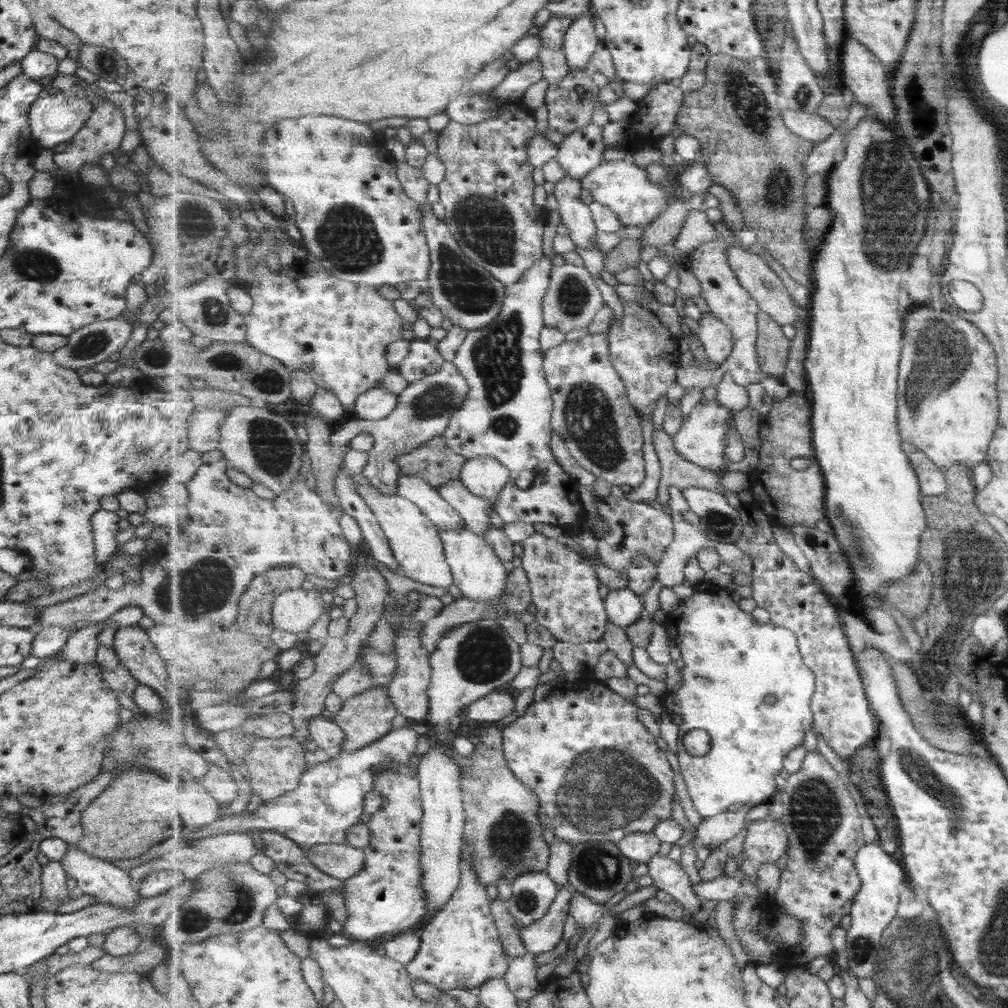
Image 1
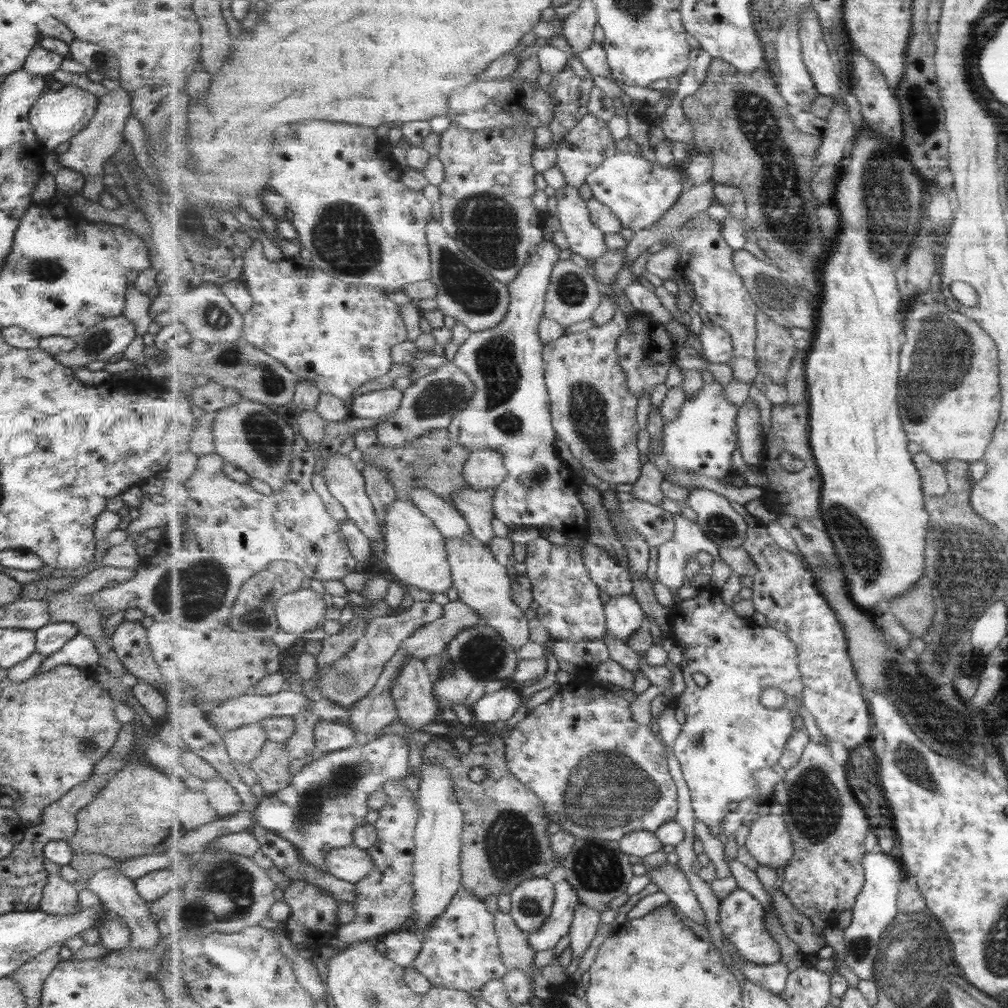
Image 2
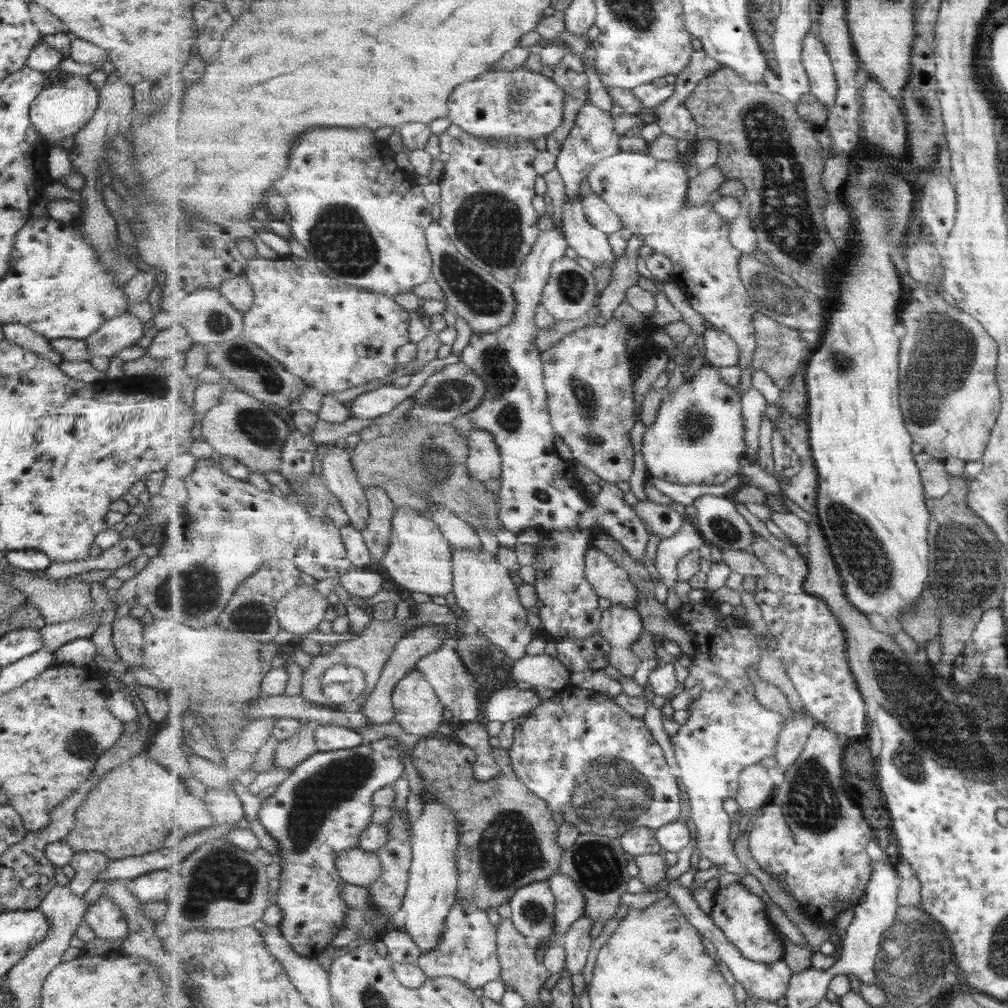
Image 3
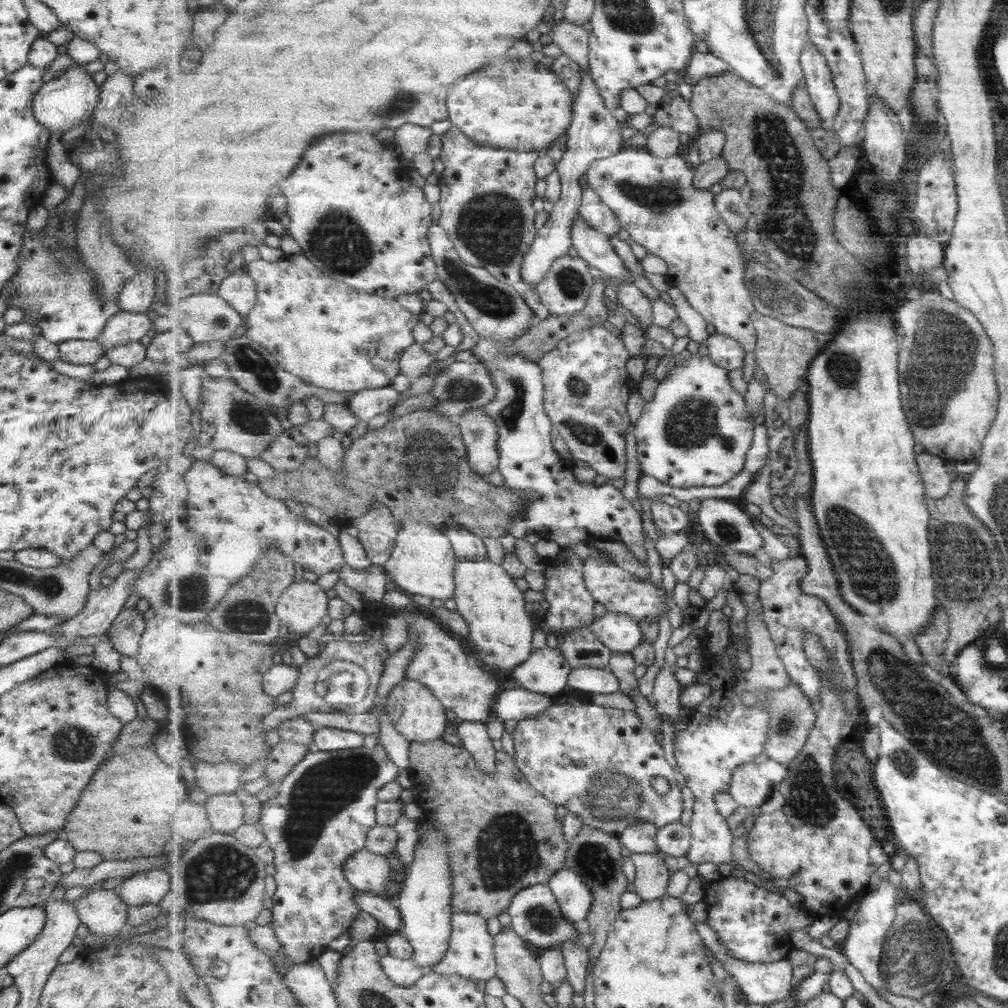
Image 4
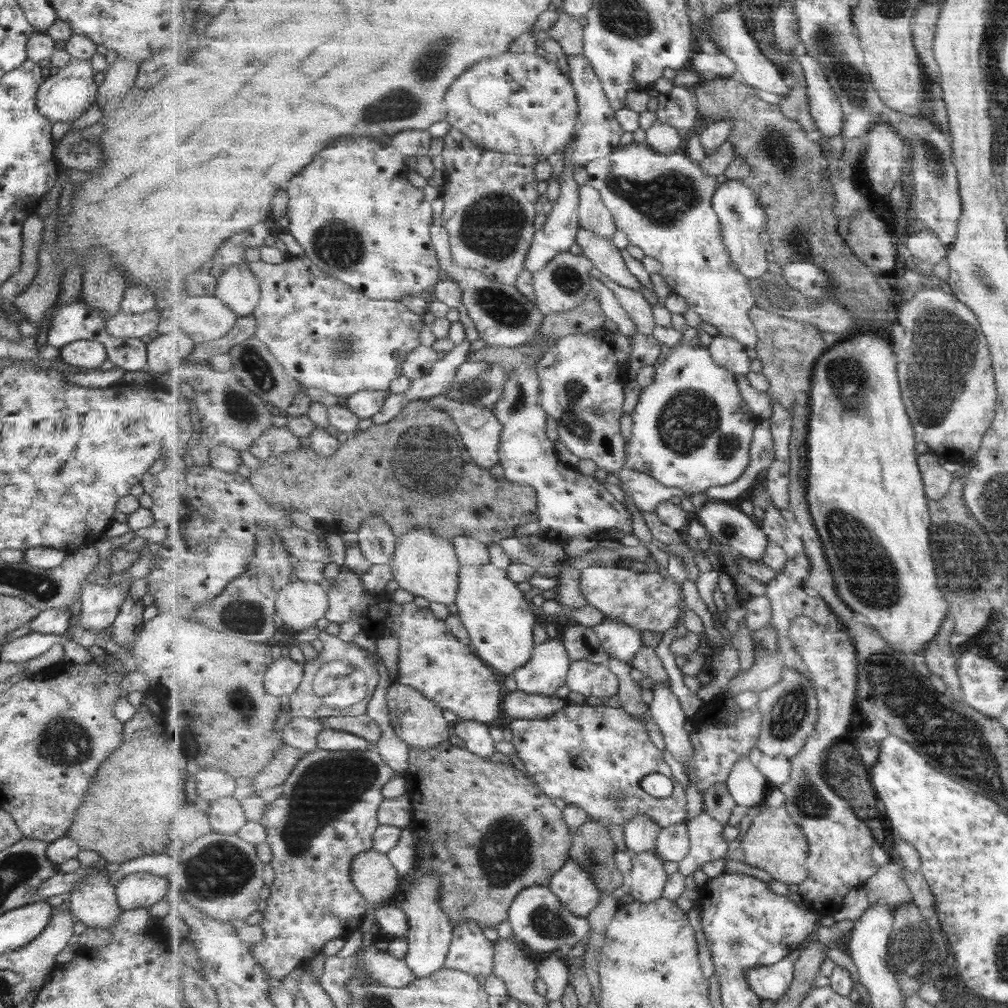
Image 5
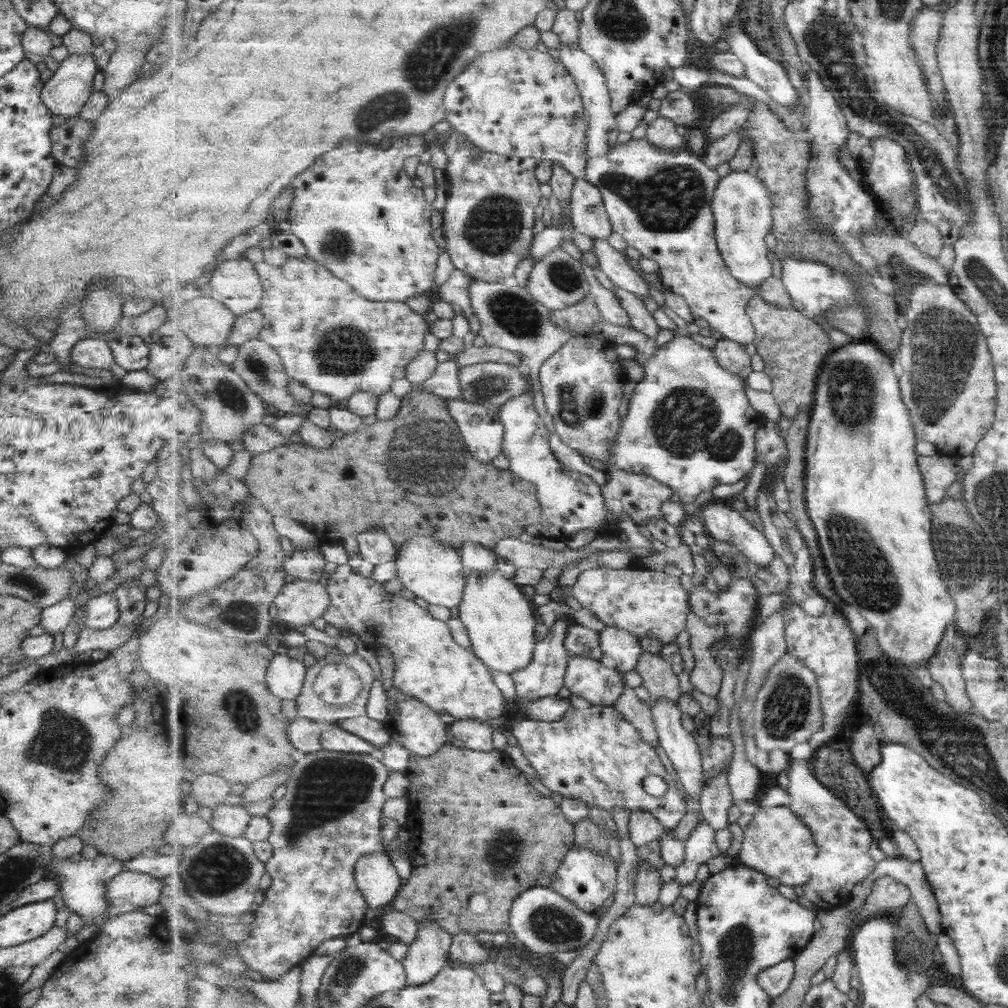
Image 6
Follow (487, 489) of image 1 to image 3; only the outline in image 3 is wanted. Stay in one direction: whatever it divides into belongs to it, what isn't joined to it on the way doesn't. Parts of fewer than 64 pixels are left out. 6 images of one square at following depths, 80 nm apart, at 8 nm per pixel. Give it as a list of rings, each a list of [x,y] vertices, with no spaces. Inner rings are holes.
[[[474,428],[468,436],[469,475],[475,481],[502,479],[502,456],[495,437],[482,428]]]

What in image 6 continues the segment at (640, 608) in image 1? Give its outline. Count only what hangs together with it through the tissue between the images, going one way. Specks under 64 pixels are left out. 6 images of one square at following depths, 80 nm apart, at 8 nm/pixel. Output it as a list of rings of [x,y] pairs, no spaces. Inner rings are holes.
[[[612,626],[600,630],[600,645],[604,654],[614,660],[615,668],[623,673],[636,669],[645,651],[636,634]]]

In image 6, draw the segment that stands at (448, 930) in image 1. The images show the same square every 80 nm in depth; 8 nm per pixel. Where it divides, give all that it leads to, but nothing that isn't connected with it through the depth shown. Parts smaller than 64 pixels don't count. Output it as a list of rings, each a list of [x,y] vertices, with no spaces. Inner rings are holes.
[[[471,933],[456,934],[452,938],[450,961],[464,964],[481,964],[484,967],[488,964],[489,950],[488,943],[483,944],[477,935]]]

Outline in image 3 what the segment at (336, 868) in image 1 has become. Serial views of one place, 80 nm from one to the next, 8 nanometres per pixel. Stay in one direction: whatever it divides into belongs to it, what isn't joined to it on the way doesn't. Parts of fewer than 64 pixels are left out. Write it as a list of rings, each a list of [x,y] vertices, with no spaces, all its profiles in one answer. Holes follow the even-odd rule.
[[[360,847],[343,852],[337,857],[336,864],[343,881],[351,885],[369,889],[373,882],[377,882],[383,876],[381,859],[376,853]]]

